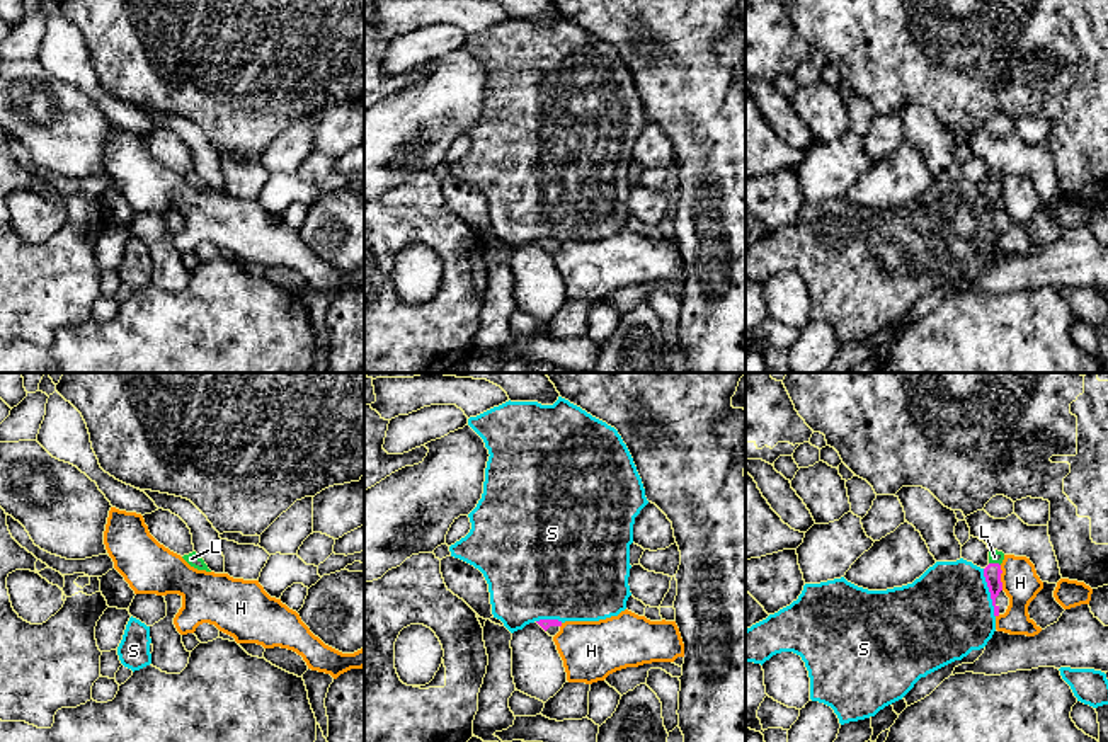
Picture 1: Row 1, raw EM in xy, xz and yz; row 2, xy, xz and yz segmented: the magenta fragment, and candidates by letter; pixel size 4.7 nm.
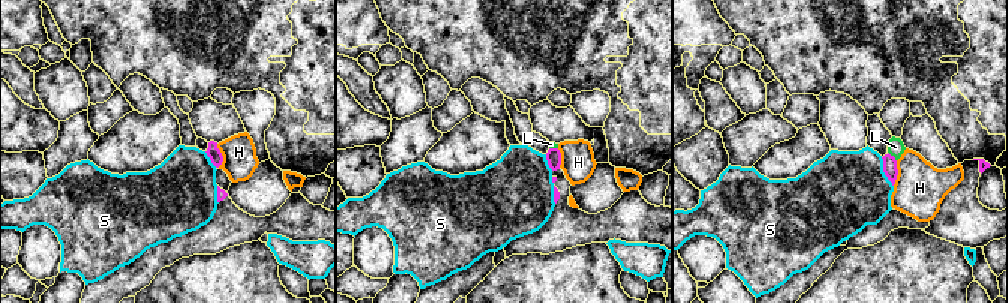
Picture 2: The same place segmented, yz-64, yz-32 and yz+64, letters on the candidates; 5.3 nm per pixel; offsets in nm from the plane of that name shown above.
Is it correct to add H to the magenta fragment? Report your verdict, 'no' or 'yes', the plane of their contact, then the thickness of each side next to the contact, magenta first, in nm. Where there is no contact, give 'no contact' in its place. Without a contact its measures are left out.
no; contact in yz; calibres 80 and 170 nm

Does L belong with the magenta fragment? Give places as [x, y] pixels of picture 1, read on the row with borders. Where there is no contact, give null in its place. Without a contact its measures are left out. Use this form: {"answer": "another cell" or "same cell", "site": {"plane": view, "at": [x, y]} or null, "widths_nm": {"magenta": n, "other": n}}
{"answer": "another cell", "site": {"plane": "yz", "at": [994, 564]}, "widths_nm": {"magenta": 80, "other": 60}}

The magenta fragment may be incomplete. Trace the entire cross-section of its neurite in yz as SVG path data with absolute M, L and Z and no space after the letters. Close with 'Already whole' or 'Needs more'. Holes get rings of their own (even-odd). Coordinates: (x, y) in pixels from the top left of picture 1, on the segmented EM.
M989 563L984 568L984 577L994 606L994 616L1004 614L1009 606L1009 597L1002 591L1001 574L1002 570L999 563Z. Needs more

